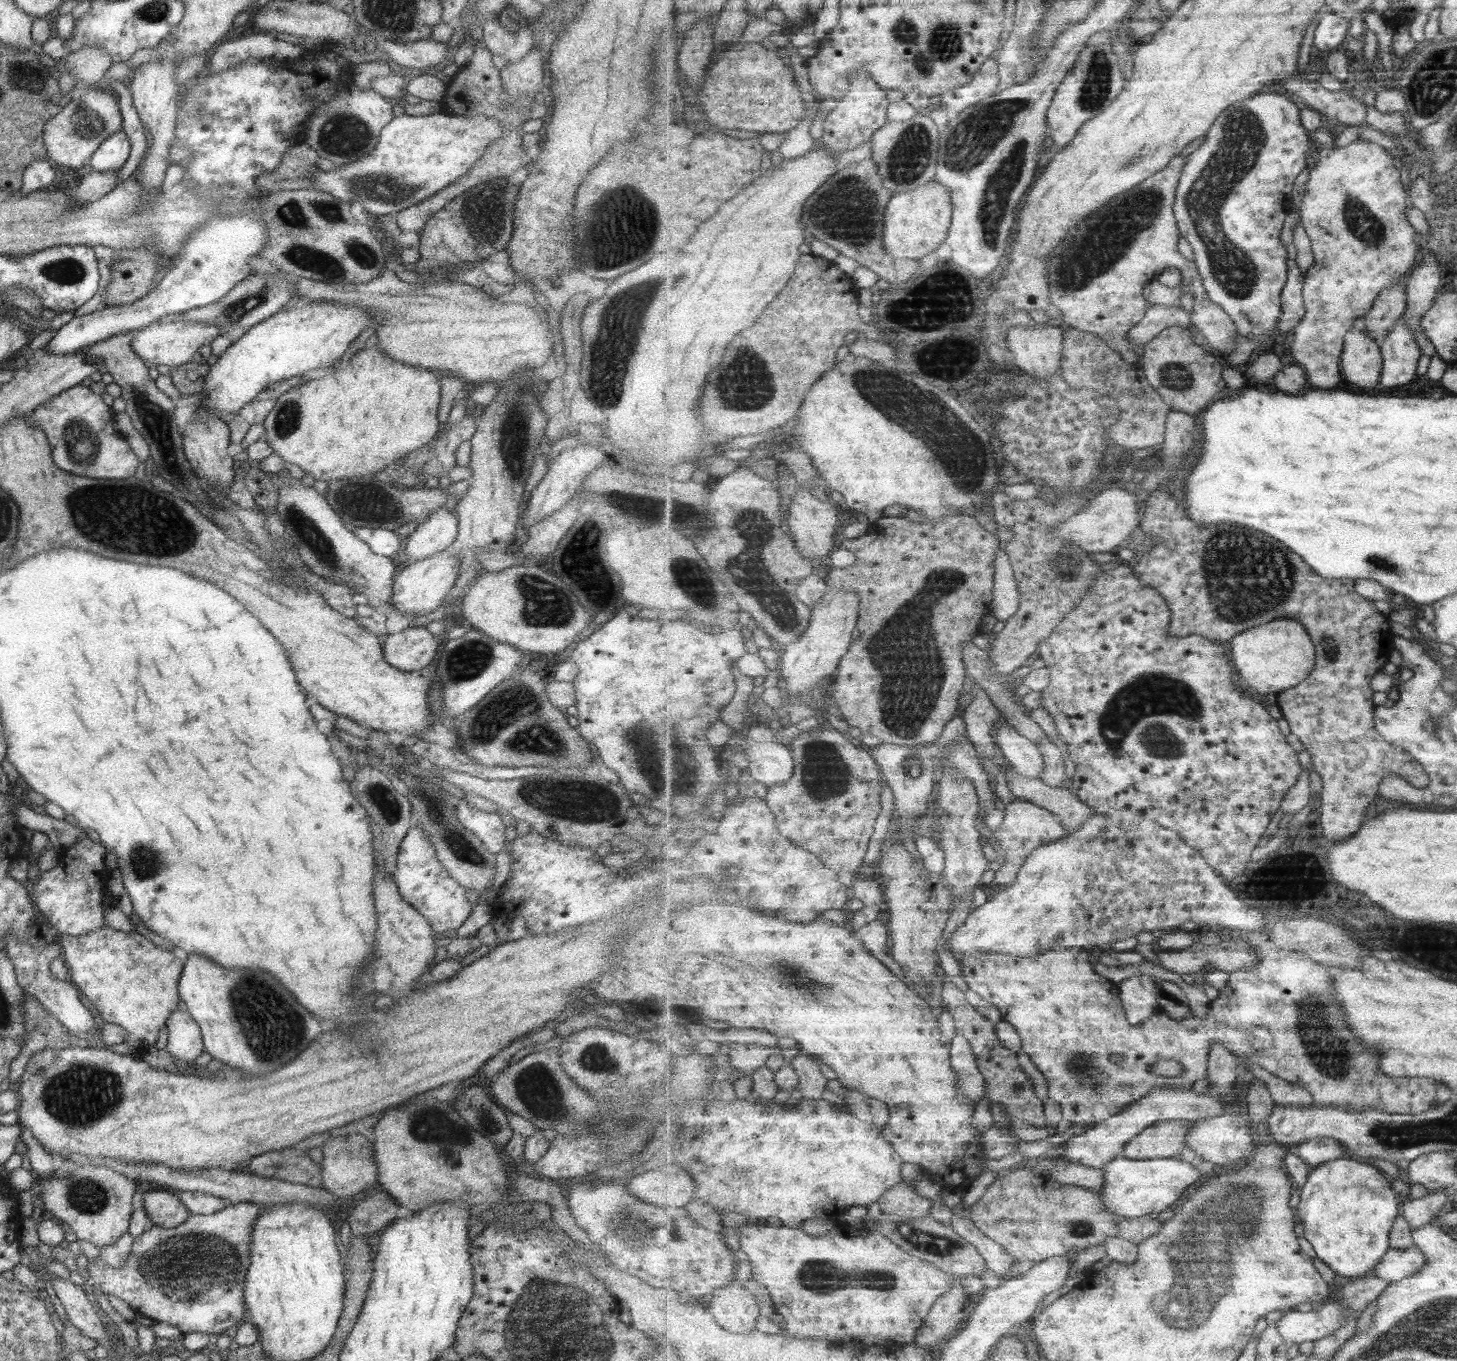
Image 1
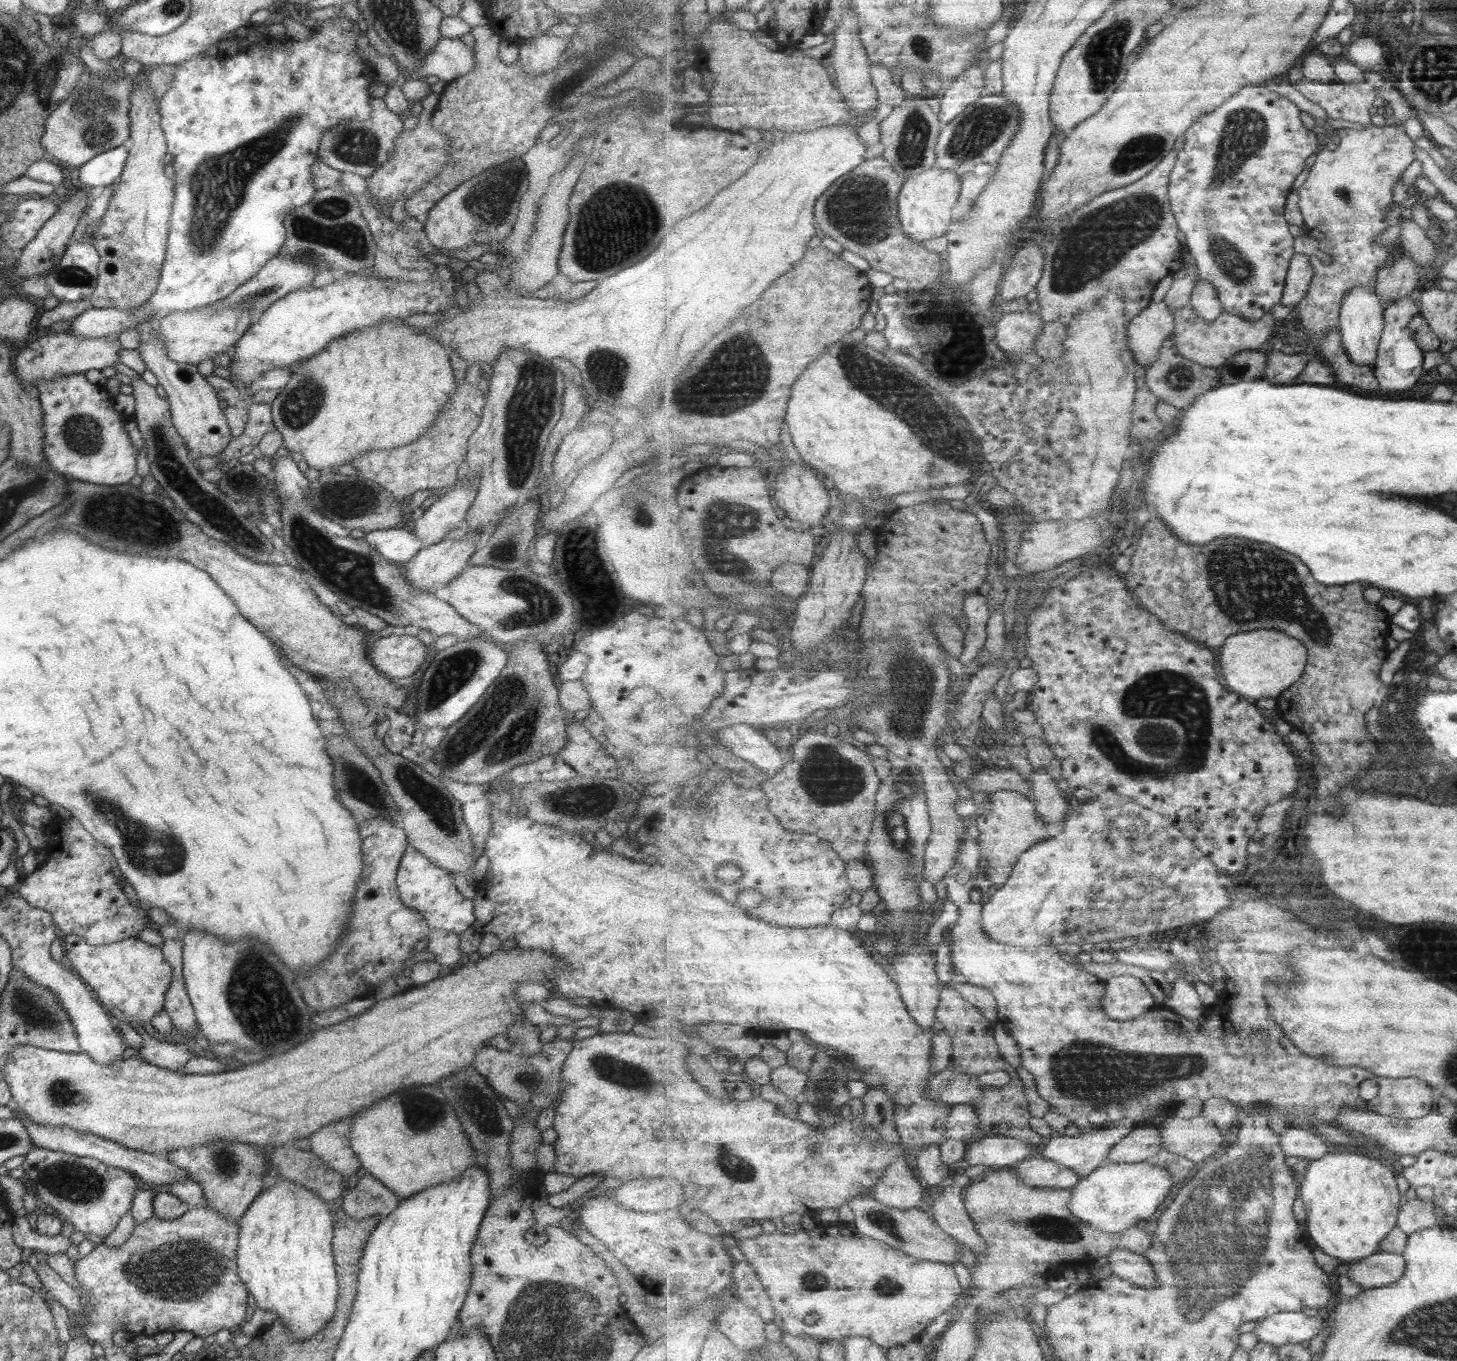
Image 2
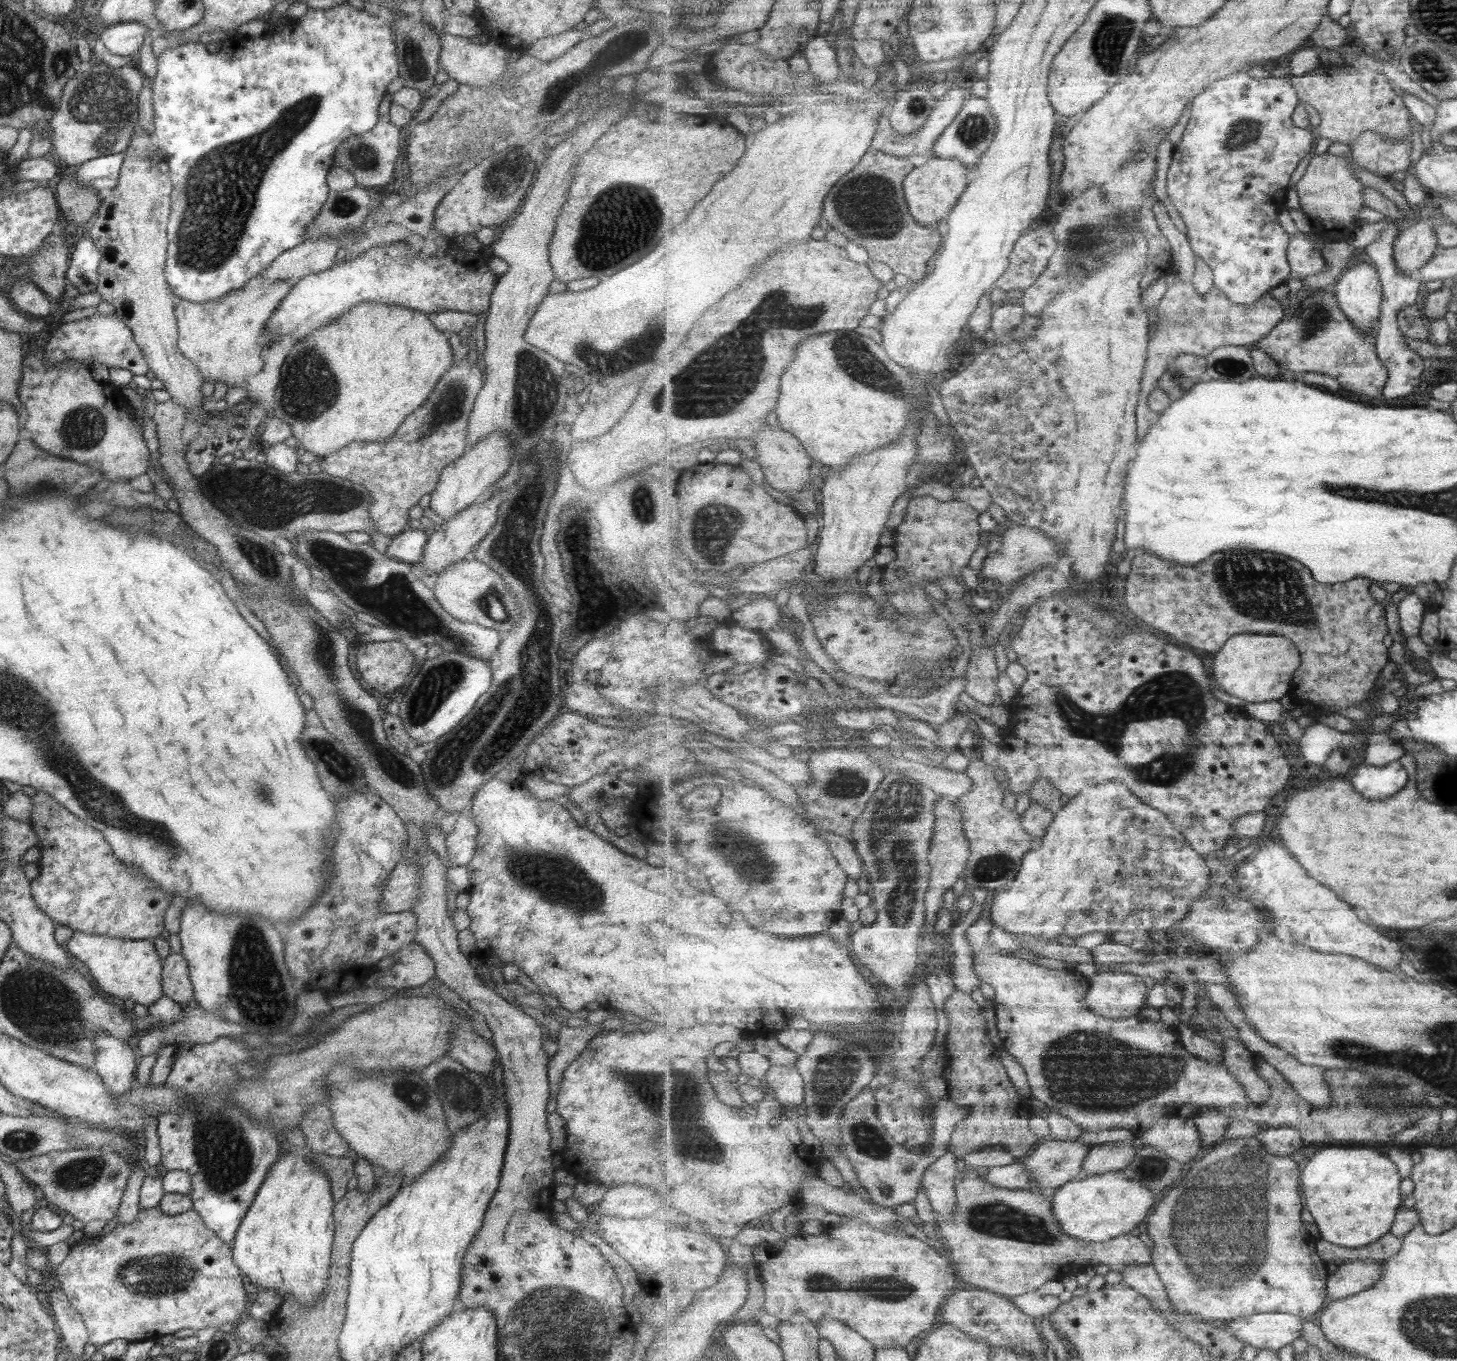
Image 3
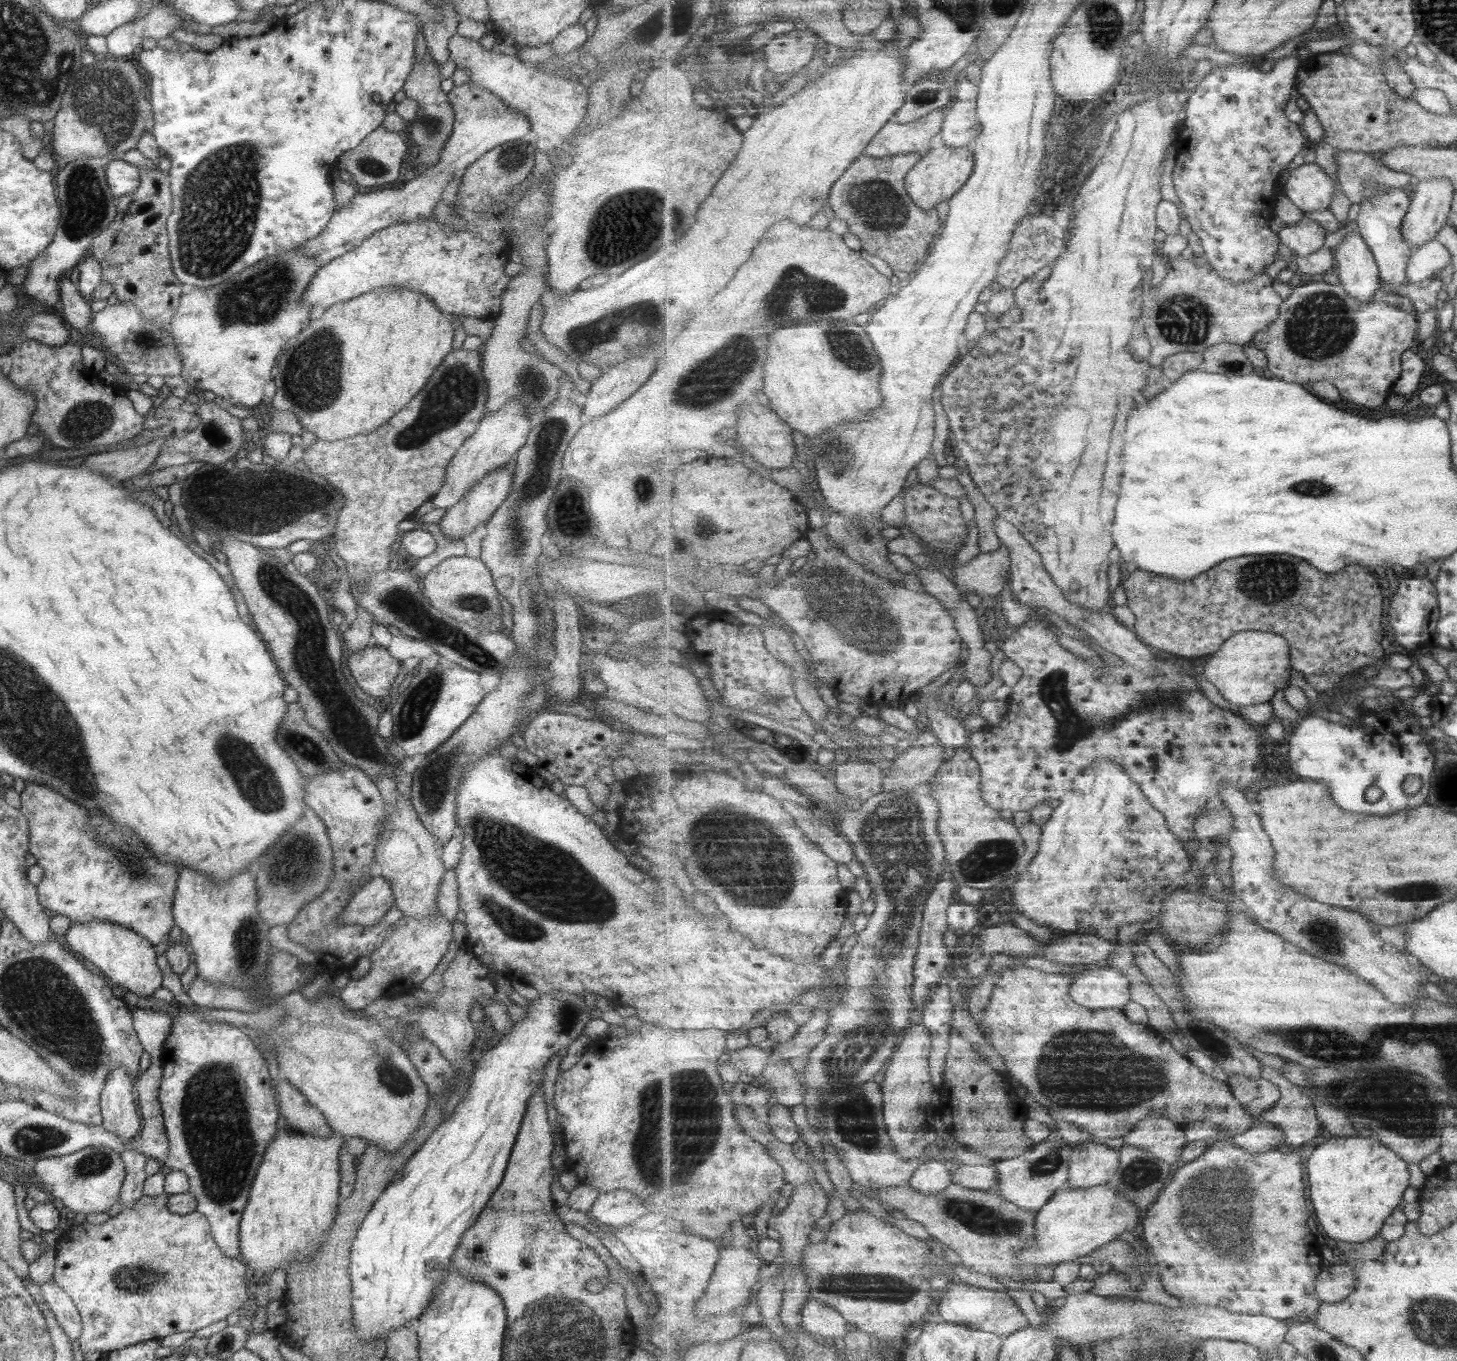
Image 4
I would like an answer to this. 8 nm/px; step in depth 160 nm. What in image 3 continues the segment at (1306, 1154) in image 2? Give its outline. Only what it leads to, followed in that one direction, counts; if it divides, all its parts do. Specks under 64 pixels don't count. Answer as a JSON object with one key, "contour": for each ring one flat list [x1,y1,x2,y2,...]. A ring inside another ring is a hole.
{"contour":[[1293,1127,1265,1128,1255,1136,1271,1154,1289,1157,1305,1146,1300,1130]]}

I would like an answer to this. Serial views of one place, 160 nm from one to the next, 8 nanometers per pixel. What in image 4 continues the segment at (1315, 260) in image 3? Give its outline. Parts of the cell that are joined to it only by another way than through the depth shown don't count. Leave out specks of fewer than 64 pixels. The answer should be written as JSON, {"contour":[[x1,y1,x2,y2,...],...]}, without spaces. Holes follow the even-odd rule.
{"contour":[[1302,214,1295,223,1287,224,1278,235,1280,242,1285,244,1292,254,1305,258,1325,246,1327,231,1319,222]]}

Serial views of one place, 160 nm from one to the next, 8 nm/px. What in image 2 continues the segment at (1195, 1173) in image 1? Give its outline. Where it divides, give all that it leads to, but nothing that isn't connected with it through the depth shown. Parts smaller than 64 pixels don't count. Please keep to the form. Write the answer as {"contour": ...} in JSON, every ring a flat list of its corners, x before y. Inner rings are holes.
{"contour":[[1153,1161,1140,1163,1111,1163,1094,1170,1081,1178,1077,1186,1071,1188,1073,1214,1083,1222,1103,1232,1118,1233,1135,1226,1141,1219,1151,1218,1159,1206,1169,1196,1176,1180,1169,1170,1161,1168]]}

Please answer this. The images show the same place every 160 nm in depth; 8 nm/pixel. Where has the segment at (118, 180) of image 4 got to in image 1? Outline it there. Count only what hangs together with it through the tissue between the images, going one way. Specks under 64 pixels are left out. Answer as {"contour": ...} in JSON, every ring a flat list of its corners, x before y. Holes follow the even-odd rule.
{"contour":[[123,129,106,136,87,162,93,171,110,171,119,169,130,154,130,142]]}

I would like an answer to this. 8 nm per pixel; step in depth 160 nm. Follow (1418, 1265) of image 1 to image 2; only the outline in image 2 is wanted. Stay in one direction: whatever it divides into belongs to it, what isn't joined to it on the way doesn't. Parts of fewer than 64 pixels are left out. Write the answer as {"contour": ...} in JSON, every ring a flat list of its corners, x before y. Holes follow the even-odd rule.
{"contour":[[1375,1253,1348,1265,1347,1276,1364,1290,1373,1290,1400,1281,1407,1270,1407,1259,1397,1253]]}

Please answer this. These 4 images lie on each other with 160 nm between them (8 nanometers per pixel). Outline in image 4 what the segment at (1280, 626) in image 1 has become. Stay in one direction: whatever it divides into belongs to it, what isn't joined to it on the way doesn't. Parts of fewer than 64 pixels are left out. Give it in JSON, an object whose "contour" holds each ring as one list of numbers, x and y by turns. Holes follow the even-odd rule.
{"contour":[[1249,631,1235,634,1225,646,1206,662,1202,678,1212,683,1235,708,1269,703,1289,684,1292,659,1288,640,1271,632]]}

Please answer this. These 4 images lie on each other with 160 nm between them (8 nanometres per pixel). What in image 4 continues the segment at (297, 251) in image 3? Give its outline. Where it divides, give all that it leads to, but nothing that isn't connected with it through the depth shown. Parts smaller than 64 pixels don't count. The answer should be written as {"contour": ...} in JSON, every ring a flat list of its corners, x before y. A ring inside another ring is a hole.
{"contour":[[467,81,462,85,455,85,446,94,448,103,453,111,451,134,439,149,439,162,427,170,419,171,419,175,407,181,401,189,388,187,358,191,349,206,335,210,327,221,325,228,315,238,309,239,299,249,307,256,316,260,320,268,327,262,327,252,337,246,357,244,369,235,393,225,395,222,413,222,414,220,429,218,436,202,441,200,443,188,460,177,460,174,473,162,491,150,494,146,509,140,529,138,529,125,519,110,511,109,488,90,475,86]]}

